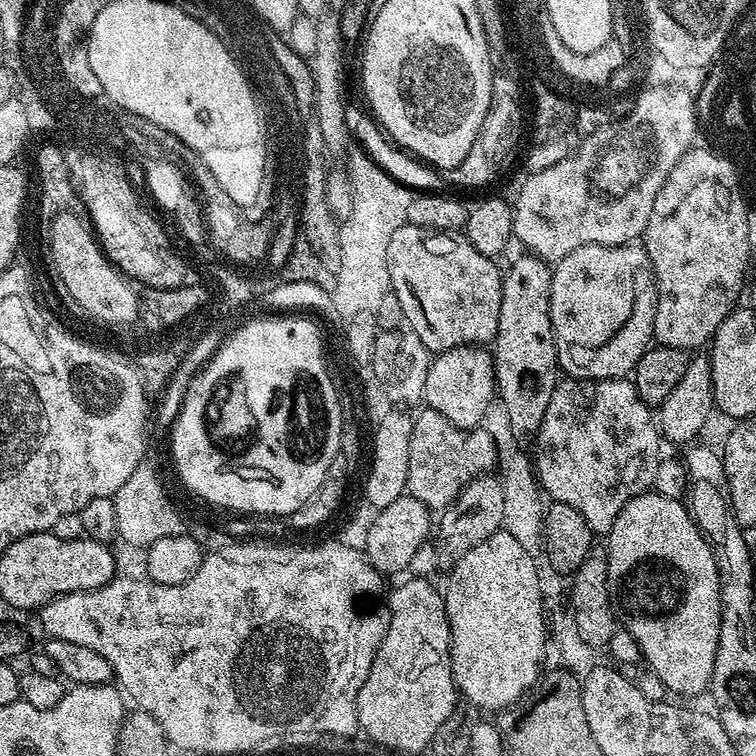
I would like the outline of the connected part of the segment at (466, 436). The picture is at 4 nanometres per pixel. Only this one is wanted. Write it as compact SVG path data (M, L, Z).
M427 406L420 410L412 421L406 492L418 498L418 502L422 502L429 510L444 510L455 502L461 489L472 479L491 473L497 467L496 440L487 432L487 427L459 428L441 412Z

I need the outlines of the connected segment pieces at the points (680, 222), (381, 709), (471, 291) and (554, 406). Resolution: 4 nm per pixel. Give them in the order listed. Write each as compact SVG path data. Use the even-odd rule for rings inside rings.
M693 147L682 157L678 166L670 170L670 178L654 198L650 222L642 237L642 247L652 263L656 275L656 313L654 314L655 343L662 347L700 350L709 343L722 322L737 307L740 291L744 288L744 275L748 272L748 218L750 208L741 208L737 195L736 178L726 157L719 151Z
M408 578L405 584L387 593L388 629L374 654L370 674L366 674L362 690L358 690L360 728L369 741L380 739L404 749L420 748L420 745L428 748L434 734L438 734L438 726L442 726L444 716L452 710L452 691L456 688L452 677L452 631L441 589L436 589L432 582L428 578Z
M407 222L401 223L400 228L394 229L389 233L386 239L386 247L391 291L396 293L398 302L402 302L402 314L407 327L414 334L418 334L418 338L422 338L422 342L426 342L426 346L433 354L439 354L451 348L461 348L463 344L488 346L495 341L496 331L498 330L498 318L502 314L502 282L504 277L502 268L496 265L497 261L493 257L486 254L478 254L478 250L474 250L474 246L468 241L468 237L463 234L431 232L428 228L419 228Z
M564 378L557 383L554 394L550 394L550 406L546 406L546 418L542 418L542 426L534 441L534 449L536 448L536 456L534 455L535 477L539 480L539 487L549 501L565 504L571 506L573 510L578 510L578 514L582 514L582 518L586 518L586 526L590 526L593 534L607 534L614 526L614 518L618 518L622 506L626 506L626 502L630 502L636 496L641 496L643 492L652 488L654 474L658 474L658 466L662 459L660 444L662 445L662 437L657 417L654 415L653 409L639 397L638 390L631 379L577 380Z

